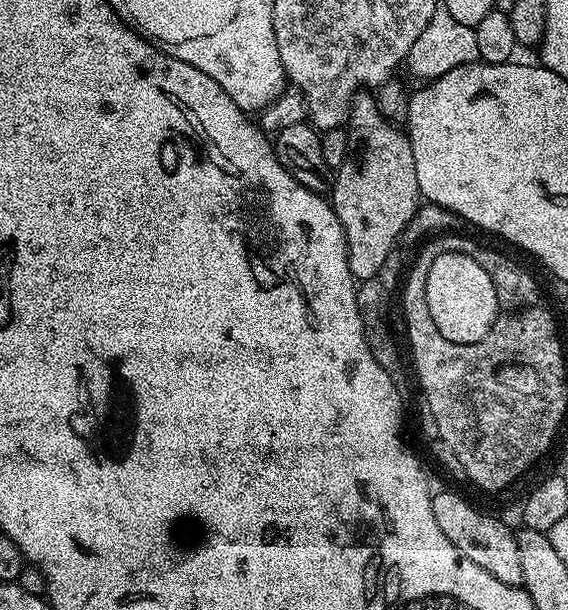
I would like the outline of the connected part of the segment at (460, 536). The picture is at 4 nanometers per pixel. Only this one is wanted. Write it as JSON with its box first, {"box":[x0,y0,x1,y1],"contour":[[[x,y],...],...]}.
{"box":[432,491,522,587],"contour":[[[437,491],[432,498],[434,519],[437,520],[442,534],[450,538],[450,542],[470,562],[482,566],[489,574],[494,574],[498,582],[506,582],[506,586],[521,587],[522,558],[518,554],[516,532],[503,524],[503,519],[490,518],[484,510],[475,508],[468,500],[463,500],[456,492]]]}

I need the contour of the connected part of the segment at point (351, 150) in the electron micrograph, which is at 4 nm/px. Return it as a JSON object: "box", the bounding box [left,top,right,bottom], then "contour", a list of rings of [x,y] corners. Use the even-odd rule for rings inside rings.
{"box":[330,90,422,281],"contour":[[[361,90],[357,92],[356,97],[352,99],[352,108],[348,112],[346,127],[348,130],[348,157],[346,158],[346,162],[342,162],[340,168],[335,169],[334,179],[330,189],[330,203],[332,209],[336,211],[336,217],[338,218],[338,222],[342,224],[342,230],[346,236],[348,265],[350,266],[353,277],[355,277],[357,281],[375,280],[381,275],[380,271],[383,270],[384,263],[387,262],[388,255],[392,252],[392,247],[397,247],[400,236],[404,233],[404,228],[410,222],[410,218],[414,218],[417,208],[419,208],[422,203],[420,187],[418,186],[418,174],[414,174],[414,150],[408,141],[407,131],[401,130],[395,124],[391,124],[378,110],[375,95],[369,94],[367,91]]]}

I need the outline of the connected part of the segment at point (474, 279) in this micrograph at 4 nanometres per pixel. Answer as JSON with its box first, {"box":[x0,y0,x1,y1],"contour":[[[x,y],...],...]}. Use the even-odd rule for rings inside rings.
{"box":[424,252,501,344],"contour":[[[445,252],[441,257],[434,259],[433,266],[429,270],[429,277],[424,280],[424,297],[430,308],[430,318],[434,318],[434,324],[438,326],[438,330],[442,330],[442,338],[450,338],[450,342],[455,344],[473,344],[486,338],[486,334],[492,328],[492,323],[496,321],[501,311],[498,294],[495,293],[490,274],[472,258],[462,253]]]}

